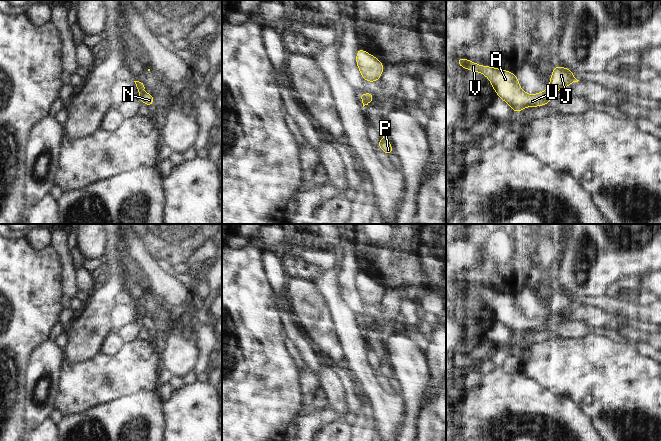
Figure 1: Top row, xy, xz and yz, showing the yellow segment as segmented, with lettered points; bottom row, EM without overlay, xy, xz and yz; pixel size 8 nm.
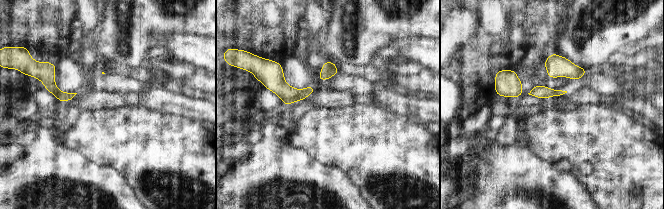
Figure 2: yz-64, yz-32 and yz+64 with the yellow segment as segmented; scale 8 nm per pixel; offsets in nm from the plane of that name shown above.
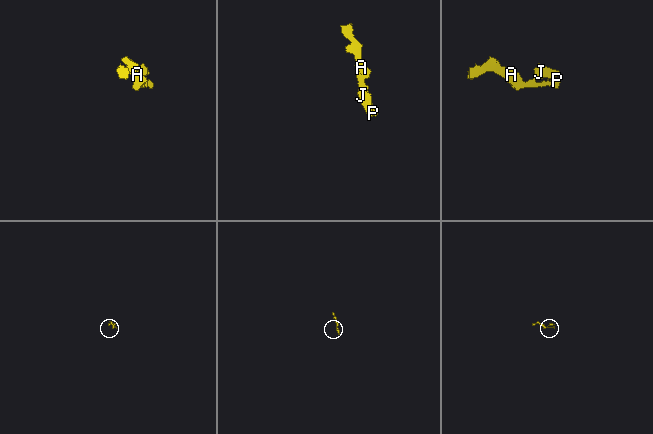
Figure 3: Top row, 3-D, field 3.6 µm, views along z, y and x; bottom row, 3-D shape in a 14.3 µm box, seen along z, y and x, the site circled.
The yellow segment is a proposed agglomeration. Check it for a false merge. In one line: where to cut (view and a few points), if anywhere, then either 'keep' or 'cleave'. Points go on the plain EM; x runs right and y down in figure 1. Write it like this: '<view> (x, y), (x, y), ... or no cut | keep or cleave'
yz (546, 314), (551, 317) | cleave

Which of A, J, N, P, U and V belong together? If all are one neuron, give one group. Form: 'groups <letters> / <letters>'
groups A N P U V / J

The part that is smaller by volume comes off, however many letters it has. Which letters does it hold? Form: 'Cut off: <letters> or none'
Cut off: J

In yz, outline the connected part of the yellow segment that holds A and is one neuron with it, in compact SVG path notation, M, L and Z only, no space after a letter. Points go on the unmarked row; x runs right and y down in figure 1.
M457 282L460 291L473 296L483 298L488 302L493 314L497 317L497 321L506 326L511 333L517 338L527 331L539 331L547 329L554 319L545 314L533 319L526 317L519 308L519 303L515 297L507 294L482 290L466 282Z

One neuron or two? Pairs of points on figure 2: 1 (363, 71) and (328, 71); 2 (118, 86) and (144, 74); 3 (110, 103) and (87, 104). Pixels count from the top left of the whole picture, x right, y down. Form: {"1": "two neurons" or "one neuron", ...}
{"1": "two neurons", "2": "two neurons", "3": "one neuron"}

